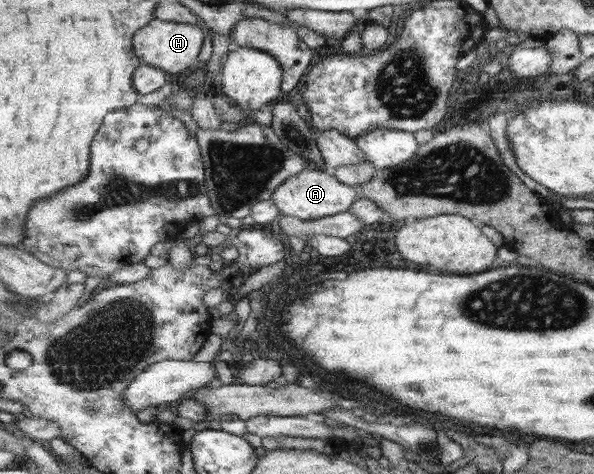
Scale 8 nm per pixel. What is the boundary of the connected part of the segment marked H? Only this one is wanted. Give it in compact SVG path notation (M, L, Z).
M160 18L153 19L148 26L138 30L133 37L133 46L136 55L142 64L162 69L169 75L182 73L188 67L198 63L204 43L205 26L190 25L189 23L174 23Z

